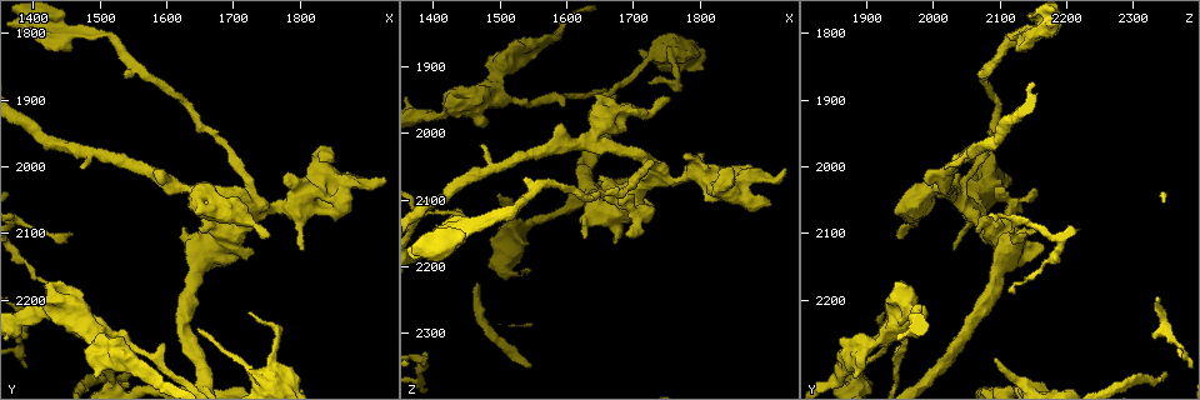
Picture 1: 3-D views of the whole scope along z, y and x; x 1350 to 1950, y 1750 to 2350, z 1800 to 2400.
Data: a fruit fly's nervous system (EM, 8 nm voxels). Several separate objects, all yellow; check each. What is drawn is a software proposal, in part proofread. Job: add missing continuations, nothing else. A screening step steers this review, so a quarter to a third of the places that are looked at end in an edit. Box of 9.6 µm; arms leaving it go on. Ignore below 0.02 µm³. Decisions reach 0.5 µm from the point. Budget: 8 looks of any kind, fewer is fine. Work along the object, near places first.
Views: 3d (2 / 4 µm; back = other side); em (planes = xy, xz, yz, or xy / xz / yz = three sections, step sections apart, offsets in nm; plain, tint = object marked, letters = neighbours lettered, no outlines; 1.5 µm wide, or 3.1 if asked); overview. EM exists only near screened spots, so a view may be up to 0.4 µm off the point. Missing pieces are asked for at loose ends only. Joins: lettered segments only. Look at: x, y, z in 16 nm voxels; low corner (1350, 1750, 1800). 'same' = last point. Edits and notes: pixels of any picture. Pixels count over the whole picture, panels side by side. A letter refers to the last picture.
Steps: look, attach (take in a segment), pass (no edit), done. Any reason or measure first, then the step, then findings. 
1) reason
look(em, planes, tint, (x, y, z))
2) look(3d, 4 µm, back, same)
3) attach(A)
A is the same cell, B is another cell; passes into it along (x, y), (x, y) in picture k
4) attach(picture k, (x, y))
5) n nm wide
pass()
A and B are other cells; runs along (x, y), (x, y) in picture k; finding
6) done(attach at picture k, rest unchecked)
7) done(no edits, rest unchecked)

free end
look(3d, 2 µm, (1500, 2290, 2090))

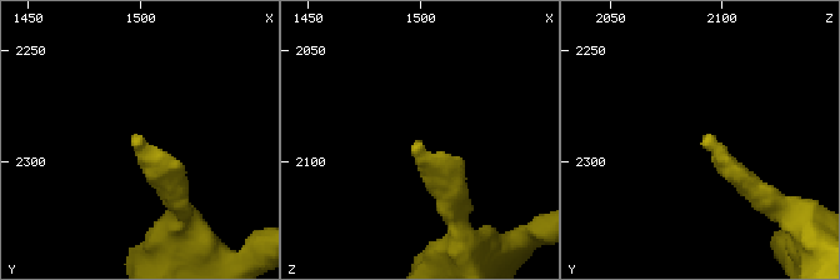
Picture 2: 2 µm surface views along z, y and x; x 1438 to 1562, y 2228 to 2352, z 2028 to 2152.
look(em, planes, letters, (1502, 2288, 2092))

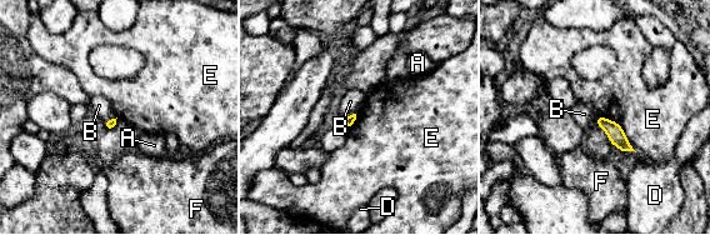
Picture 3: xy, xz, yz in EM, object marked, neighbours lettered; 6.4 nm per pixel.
pass()
A, B, D, E and F are other cells; border along (598, 114), (616, 121), (636, 151) in picture 3; none of them fits

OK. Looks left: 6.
branch stops here
look(3d, 2 µm, (1460, 2105, 2140))

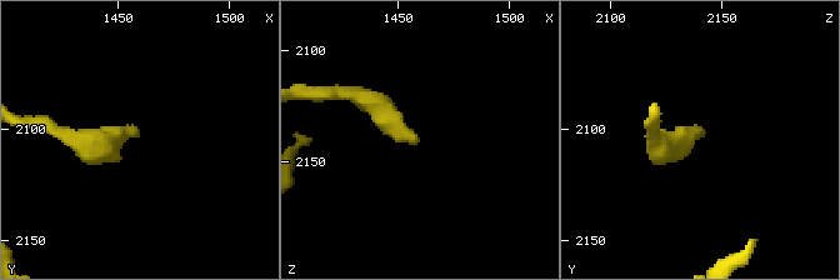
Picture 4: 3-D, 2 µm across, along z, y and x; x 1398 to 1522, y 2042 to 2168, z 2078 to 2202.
now the EM
look(em, xz, step 4, letters, (1458, 2102, 2139))

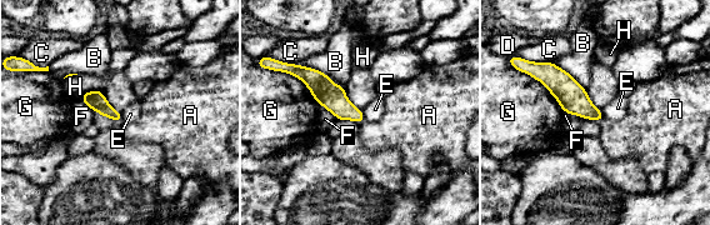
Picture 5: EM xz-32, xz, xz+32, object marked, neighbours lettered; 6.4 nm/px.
100 nm wide
pass()
A, B, C, D, E, F, G and H are other cells; runs along (299, 73), (360, 118) in picture 5; no lettered segment goes on from it

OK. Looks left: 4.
free end
look(em, yz, step 8, tint, (1545, 2310, 2350))

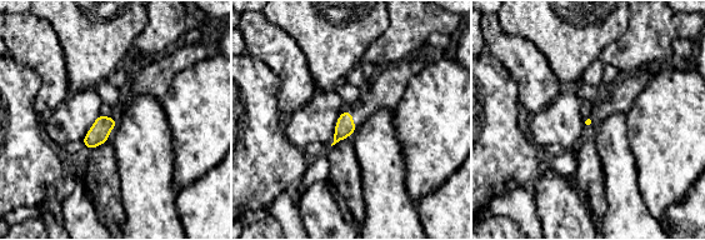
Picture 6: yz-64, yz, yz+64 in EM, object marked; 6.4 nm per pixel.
look(em, planes, tint, same)

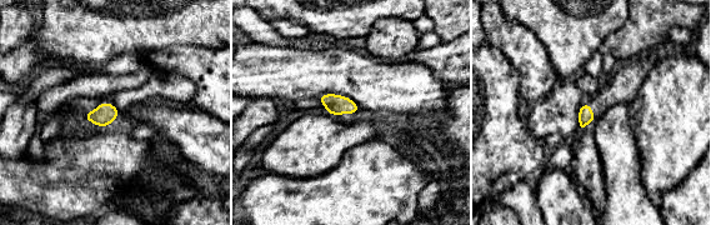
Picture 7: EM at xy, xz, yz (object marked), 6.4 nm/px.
see the neighbours
look(em, planes, letters, same)

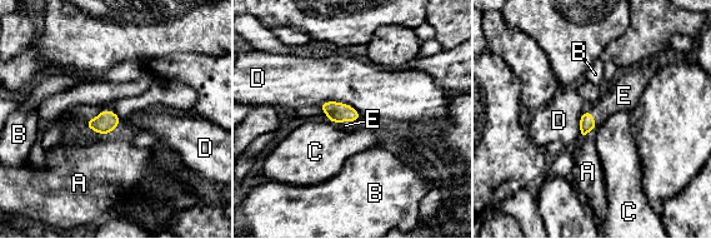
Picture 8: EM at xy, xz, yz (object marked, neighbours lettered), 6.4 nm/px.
attach(E)
E is the same cell, A, B, C and D are other cells; passes into it along (335, 111), (346, 120), (345, 125) in picture 8; it goes on there

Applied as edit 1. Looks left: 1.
done(attach at picture 8, rest unchecked)

